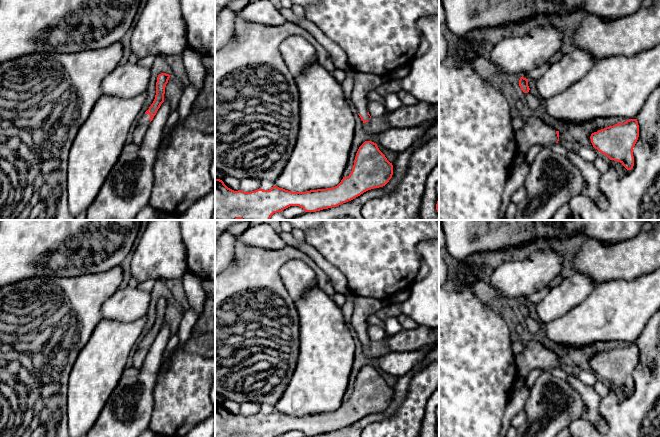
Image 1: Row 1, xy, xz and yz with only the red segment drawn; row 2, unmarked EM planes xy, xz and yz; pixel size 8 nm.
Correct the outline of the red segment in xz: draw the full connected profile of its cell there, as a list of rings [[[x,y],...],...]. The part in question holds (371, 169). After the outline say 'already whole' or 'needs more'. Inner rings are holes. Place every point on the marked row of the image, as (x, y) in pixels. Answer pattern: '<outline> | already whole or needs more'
[[[365,141],[358,149],[351,173],[332,188],[292,192],[273,186],[270,190],[261,188],[244,192],[228,188],[224,182],[215,178],[215,220],[270,220],[274,213],[282,212],[290,206],[299,206],[305,212],[316,212],[337,207],[351,201],[364,192],[385,186],[393,175],[393,165],[379,150],[376,143]]] | already whole

